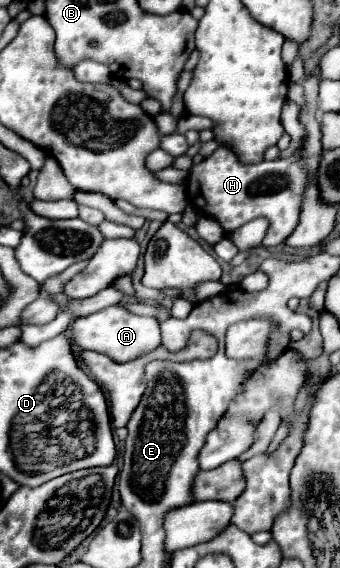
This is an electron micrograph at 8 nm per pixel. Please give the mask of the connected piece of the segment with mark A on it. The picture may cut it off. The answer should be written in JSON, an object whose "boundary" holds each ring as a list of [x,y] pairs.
{"boundary":[[[110,306],[90,316],[78,318],[72,328],[72,342],[84,350],[102,352],[116,362],[128,362],[156,350],[162,344],[162,338],[156,320],[148,316],[136,316],[122,306]]]}

